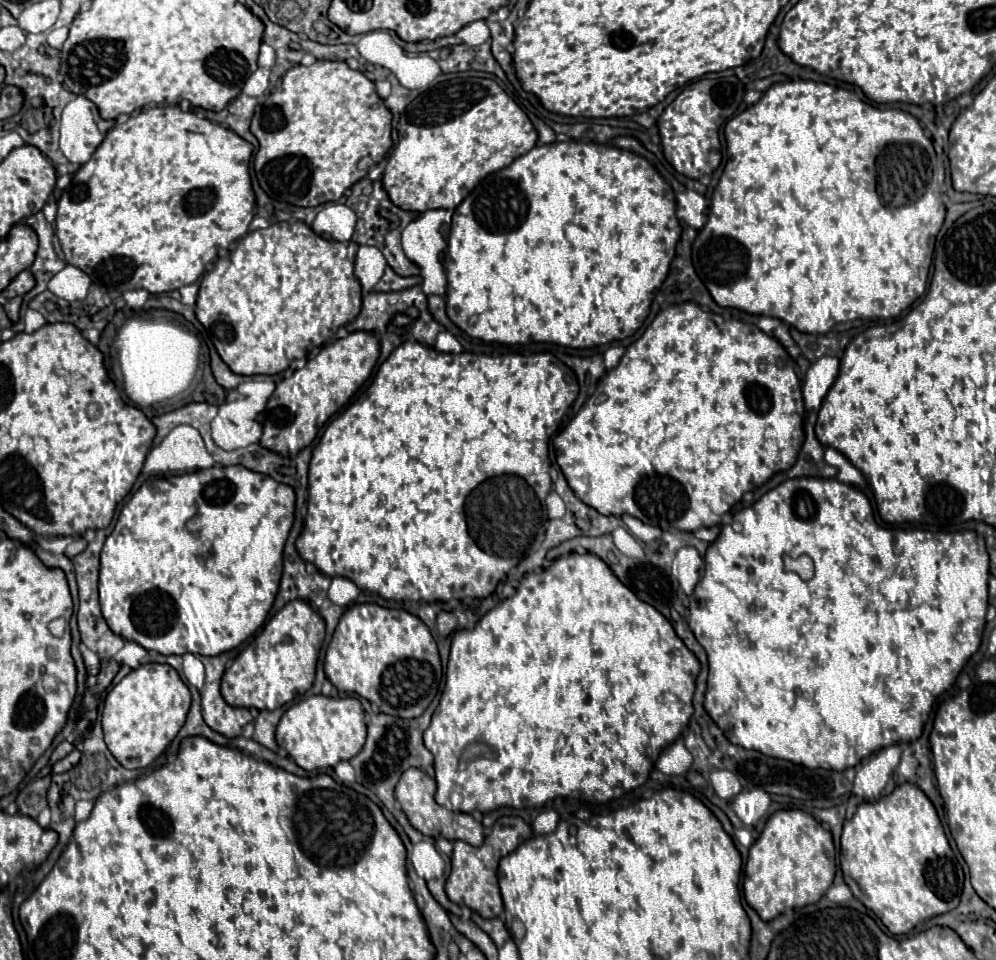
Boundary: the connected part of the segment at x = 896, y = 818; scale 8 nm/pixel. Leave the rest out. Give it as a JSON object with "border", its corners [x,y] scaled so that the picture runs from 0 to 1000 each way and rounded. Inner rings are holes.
{"border":[[[904,817],[896,827],[878,835],[865,835],[847,858],[843,879],[843,904],[855,931],[873,946],[896,973],[912,973],[922,960],[958,948],[964,942],[968,910],[952,879],[944,852],[932,829],[918,817]]]}

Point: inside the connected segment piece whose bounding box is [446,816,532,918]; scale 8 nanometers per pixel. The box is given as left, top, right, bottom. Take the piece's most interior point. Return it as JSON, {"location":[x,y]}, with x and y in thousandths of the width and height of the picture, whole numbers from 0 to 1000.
{"location":[475,920]}

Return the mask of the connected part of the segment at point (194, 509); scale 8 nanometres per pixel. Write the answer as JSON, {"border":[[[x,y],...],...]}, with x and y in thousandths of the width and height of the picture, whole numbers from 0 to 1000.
{"border":[[[213,485],[207,490],[197,490],[189,494],[173,494],[173,496],[155,496],[149,498],[129,521],[129,525],[122,529],[116,548],[112,556],[106,560],[102,577],[100,577],[99,593],[99,628],[102,640],[112,654],[114,660],[135,667],[147,677],[157,677],[165,683],[171,681],[203,681],[203,683],[217,683],[223,679],[229,679],[237,673],[241,673],[247,665],[251,665],[267,646],[273,627],[279,617],[281,600],[283,600],[283,573],[285,565],[289,560],[289,554],[293,550],[295,542],[295,510],[287,504],[277,502],[275,498],[253,492],[245,485]]]}

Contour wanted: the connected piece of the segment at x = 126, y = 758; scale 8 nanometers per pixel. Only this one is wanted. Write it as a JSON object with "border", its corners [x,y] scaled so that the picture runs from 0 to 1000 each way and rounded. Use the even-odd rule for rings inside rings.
{"border":[[[143,692],[114,713],[102,740],[104,773],[124,800],[147,800],[175,771],[191,740],[191,719],[171,692]]]}

